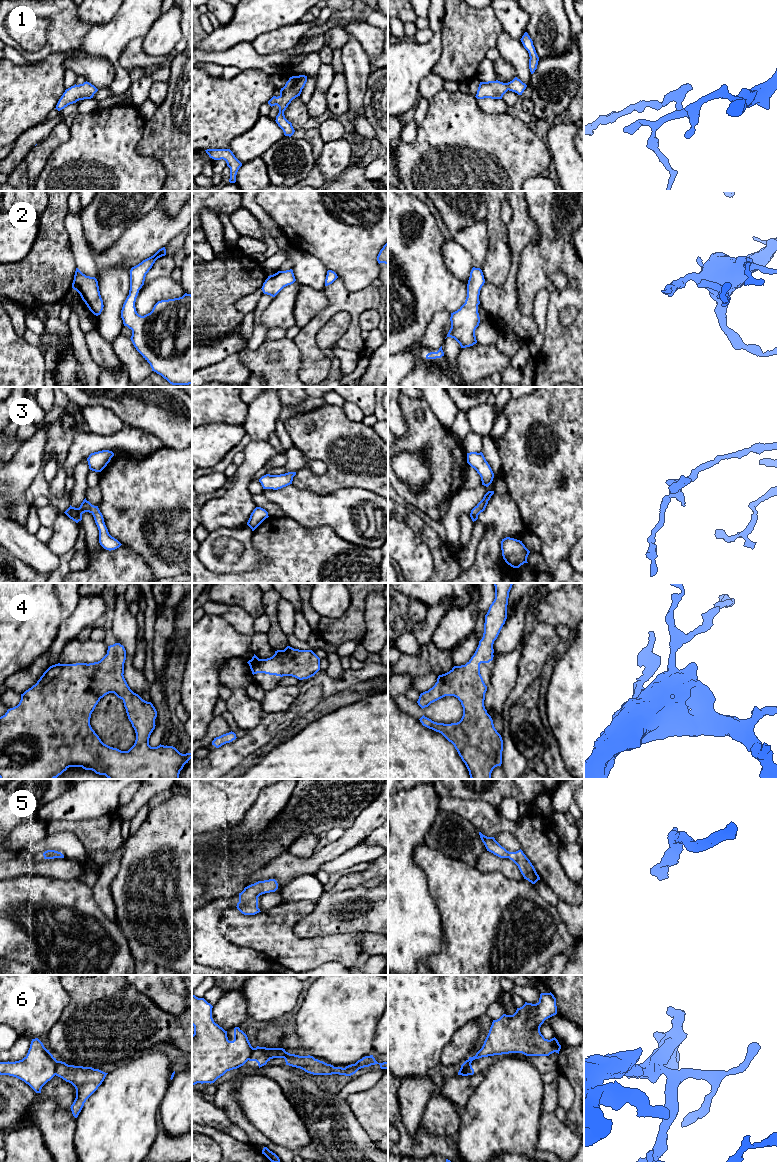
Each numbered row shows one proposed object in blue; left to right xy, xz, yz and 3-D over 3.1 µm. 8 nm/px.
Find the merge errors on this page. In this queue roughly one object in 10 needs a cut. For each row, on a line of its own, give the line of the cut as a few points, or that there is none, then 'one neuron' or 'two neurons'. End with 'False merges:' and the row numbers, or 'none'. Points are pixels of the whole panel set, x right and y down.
1: no cut | one neuron
2: no cut | one neuron
3: no cut | one neuron
4: no cut | one neuron
5: no cut | one neuron
6: yz (470, 1062), (466, 1066), (464, 1075) | two neurons
False merges: 6

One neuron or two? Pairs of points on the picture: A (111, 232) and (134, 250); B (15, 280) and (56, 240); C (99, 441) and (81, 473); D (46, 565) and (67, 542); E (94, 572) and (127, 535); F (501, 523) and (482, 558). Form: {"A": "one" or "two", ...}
{"A": "two", "B": "one", "C": "two", "D": "two", "E": "two", "F": "one"}

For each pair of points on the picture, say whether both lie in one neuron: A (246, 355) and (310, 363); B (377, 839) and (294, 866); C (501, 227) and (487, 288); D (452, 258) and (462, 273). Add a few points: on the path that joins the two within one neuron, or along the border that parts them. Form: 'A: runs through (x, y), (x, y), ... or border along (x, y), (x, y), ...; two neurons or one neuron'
A: border along (292, 340), (301, 357), (299, 376); two neurons
B: border along (377, 827), (360, 843); two neurons
C: border along (508, 270), (508, 275), (501, 285), (485, 282); two neurons
D: runs through (456, 262), (461, 269); one neuron

